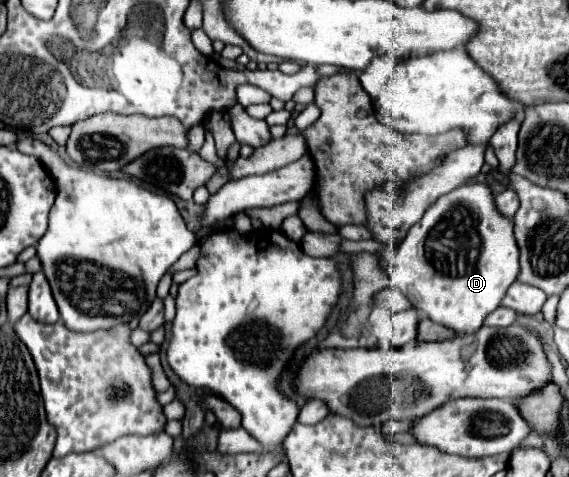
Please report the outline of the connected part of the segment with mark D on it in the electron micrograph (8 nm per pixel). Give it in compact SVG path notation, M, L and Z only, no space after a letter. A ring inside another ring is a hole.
M480 182L462 184L436 200L422 220L410 228L388 268L392 284L402 290L402 294L430 320L454 330L456 336L468 336L484 326L486 316L502 304L502 298L516 280L518 270L518 246L512 232L512 220L498 214L490 188Z

